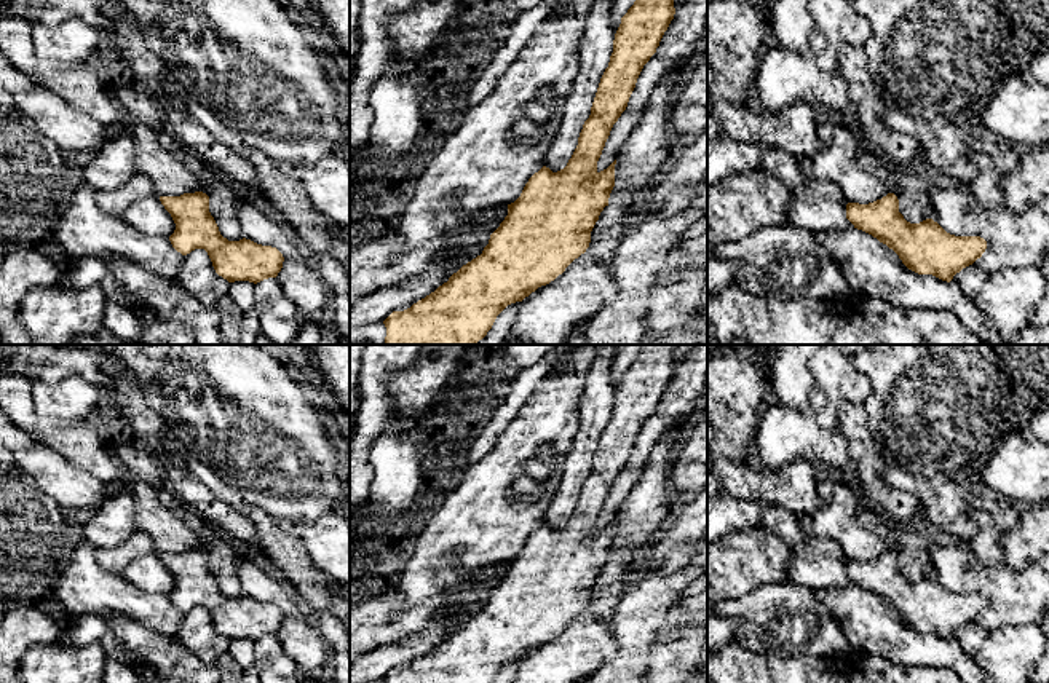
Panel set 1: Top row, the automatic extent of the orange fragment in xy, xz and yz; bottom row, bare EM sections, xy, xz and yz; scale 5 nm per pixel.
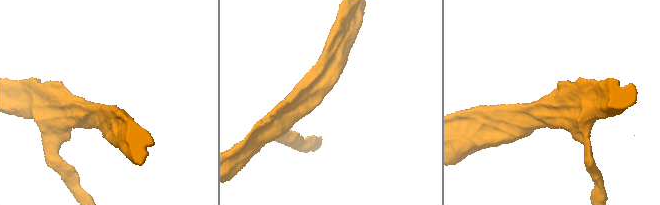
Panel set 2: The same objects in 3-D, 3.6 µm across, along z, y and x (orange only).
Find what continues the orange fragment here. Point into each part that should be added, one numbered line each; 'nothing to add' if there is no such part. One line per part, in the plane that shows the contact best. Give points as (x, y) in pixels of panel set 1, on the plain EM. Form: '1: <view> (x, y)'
nothing to add

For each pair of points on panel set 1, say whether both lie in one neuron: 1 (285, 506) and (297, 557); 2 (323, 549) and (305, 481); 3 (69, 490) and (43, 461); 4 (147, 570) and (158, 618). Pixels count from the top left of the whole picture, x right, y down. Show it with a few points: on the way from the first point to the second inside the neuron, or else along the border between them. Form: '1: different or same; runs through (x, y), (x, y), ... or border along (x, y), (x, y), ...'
1: different; border along (262, 509), (275, 521)
2: different; border along (332, 509), (312, 521), (277, 521)
3: same; runs through (63, 484), (47, 468)
4: different; border along (120, 575), (141, 589), (168, 596)

